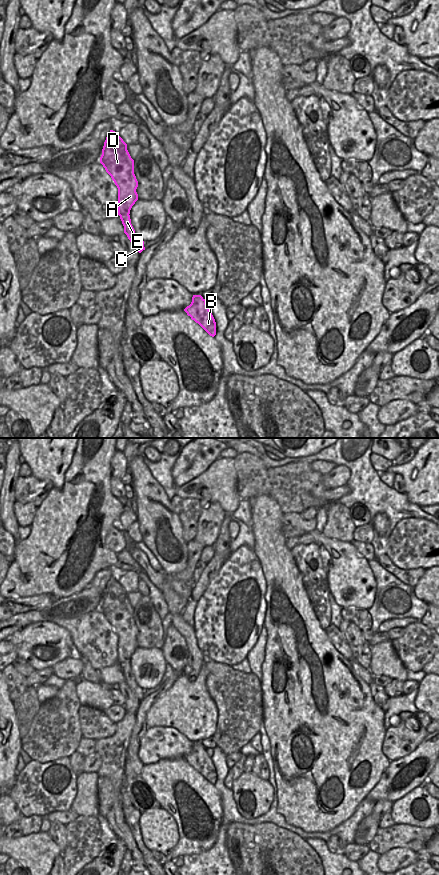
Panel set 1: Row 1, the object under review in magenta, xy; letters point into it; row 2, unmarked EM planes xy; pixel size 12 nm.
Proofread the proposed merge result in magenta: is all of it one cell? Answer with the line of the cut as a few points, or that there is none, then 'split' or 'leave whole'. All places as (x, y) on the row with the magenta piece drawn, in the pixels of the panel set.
cut xy (122, 184), (124, 205), (118, 211); split

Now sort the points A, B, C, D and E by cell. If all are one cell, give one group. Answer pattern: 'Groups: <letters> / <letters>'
Groups: A D / B C E

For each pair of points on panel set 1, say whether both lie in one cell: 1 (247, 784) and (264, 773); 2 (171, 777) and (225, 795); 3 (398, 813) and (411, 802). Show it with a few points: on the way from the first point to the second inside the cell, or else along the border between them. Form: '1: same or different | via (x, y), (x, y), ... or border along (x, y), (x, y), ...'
1: different | border along (251, 771), (260, 778), (267, 780)
2: different | border along (213, 785), (219, 794), (223, 816)
3: same | via (401, 812), (408, 805)

